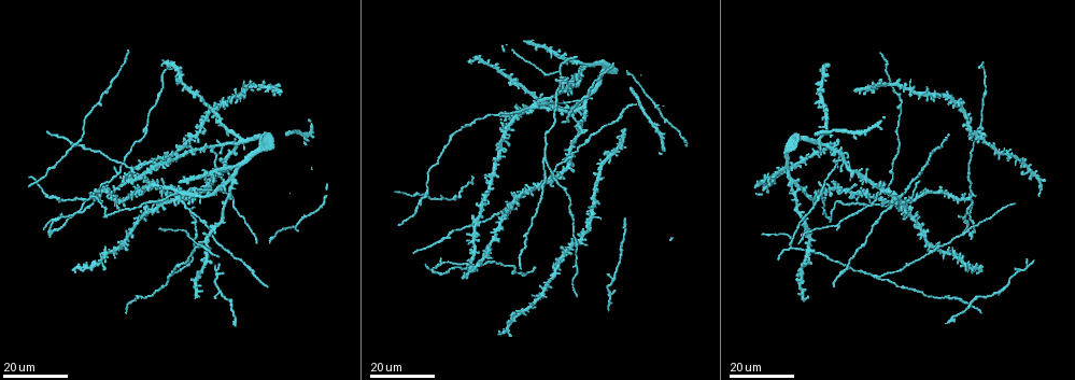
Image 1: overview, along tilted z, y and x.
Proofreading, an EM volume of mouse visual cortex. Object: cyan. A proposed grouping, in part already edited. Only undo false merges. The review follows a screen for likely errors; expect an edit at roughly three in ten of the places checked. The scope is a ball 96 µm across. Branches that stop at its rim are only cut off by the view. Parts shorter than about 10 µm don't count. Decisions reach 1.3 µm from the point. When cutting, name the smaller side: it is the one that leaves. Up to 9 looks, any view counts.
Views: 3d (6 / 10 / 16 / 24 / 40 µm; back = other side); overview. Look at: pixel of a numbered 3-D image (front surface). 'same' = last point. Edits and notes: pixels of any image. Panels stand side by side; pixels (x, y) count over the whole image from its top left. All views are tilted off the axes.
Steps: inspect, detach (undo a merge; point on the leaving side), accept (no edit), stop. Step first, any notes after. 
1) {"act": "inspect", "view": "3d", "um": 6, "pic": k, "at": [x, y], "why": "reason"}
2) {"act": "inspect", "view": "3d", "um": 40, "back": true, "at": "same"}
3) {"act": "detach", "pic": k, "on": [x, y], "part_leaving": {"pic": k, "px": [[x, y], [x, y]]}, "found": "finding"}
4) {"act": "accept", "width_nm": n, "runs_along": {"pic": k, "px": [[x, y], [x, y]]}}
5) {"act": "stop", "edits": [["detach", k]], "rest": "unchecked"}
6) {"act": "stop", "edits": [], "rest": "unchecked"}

{"act": "inspect", "view": "3d", "um": 24, "pic": 1, "at": [531, 108]}

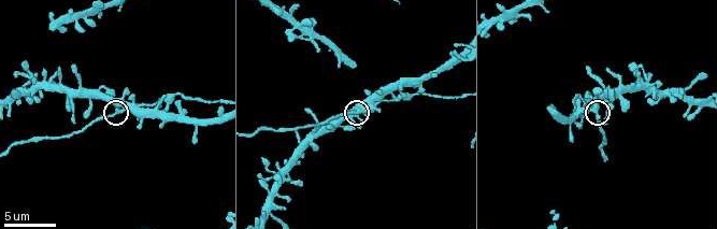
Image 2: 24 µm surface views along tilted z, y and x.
{"act": "inspect", "view": "3d", "um": 6, "pic": 2, "at": [358, 111]}

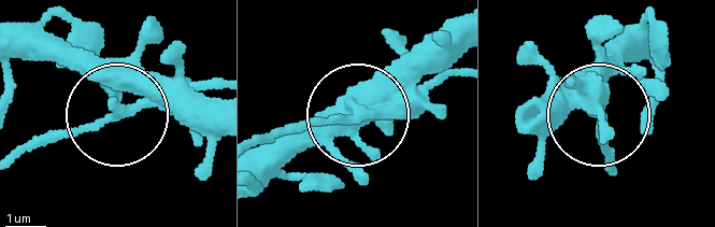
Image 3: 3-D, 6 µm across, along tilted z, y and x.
{"act": "inspect", "view": "3d", "um": 6, "back": true, "pic": 3, "at": [111, 112]}

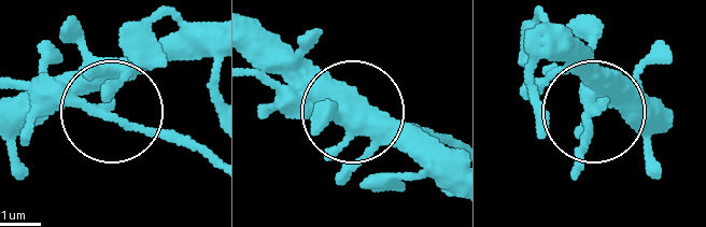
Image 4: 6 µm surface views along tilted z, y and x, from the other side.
{"act": "accept", "runs_along": {"pic": 4, "px": [[17, 105], [107, 107], [212, 158]]}, "found": "one neuron here"}

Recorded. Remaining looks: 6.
{"act": "inspect", "view": "3d", "um": 24, "pic": 1, "at": [580, 102], "why": "three-way junction"}

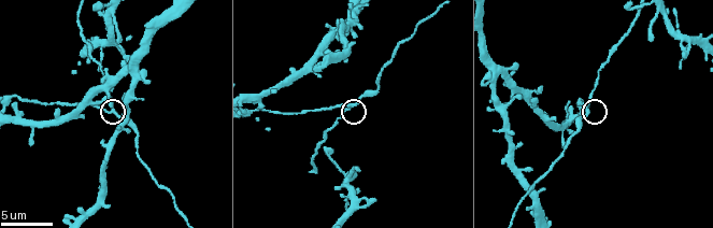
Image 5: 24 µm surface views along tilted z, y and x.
{"act": "inspect", "view": "3d", "um": 6, "pic": 5, "at": [112, 113], "why": "zoom in"}

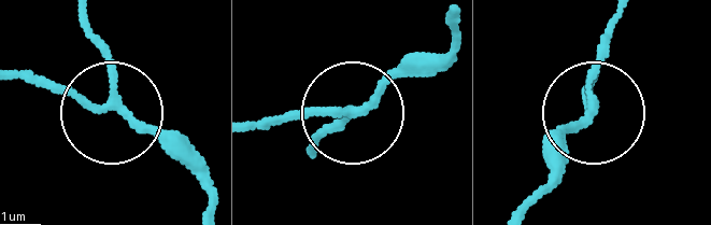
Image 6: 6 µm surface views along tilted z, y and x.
{"act": "accept", "arms": 3, "runs_along": {"pic": 6, "px": [[256, 126], [349, 115], [347, 106], [317, 145]]}, "found": "all the same neuron"}

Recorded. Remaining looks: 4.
{"act": "inspect", "view": "3d", "um": 16, "pic": 1, "at": [968, 197], "why": "looks like a crossing"}

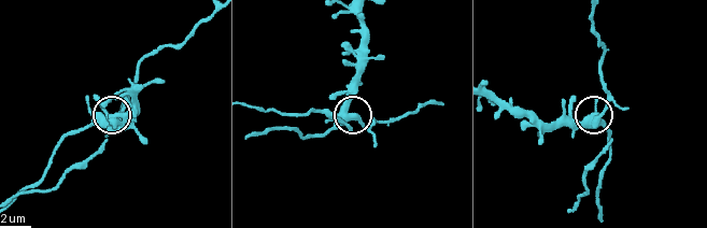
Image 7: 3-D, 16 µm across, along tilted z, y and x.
{"act": "inspect", "view": "3d", "um": 10, "pic": 7, "at": [595, 119], "why": "zoom in"}

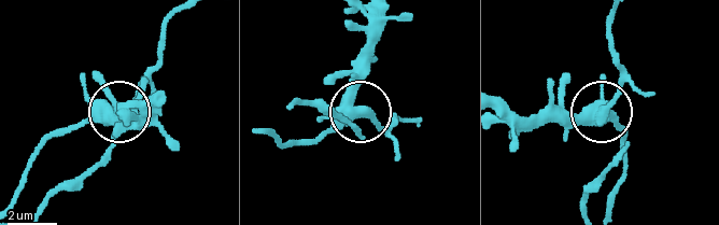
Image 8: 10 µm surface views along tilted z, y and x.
{"act": "detach", "pic": 8, "on": [69, 128], "arms": 4, "found": "two neurons meet here"}

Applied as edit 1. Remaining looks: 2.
{"act": "inspect", "view": "3d", "um": 24, "pic": 1, "at": [108, 214], "why": "sudden change in width"}

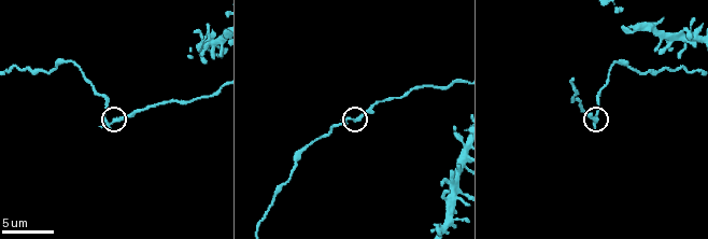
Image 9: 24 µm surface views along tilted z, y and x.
{"act": "inspect", "view": "3d", "um": 6, "pic": 9, "at": [109, 121]}

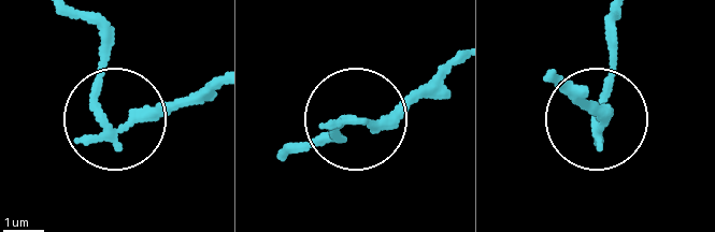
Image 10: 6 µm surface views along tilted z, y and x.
{"act": "detach", "pic": 10, "on": [98, 74], "width_nm": 240, "part_leaving": {"pic": 10, "px": [[109, 124], [93, 26]]}, "found": "a second neuron is stuck on"}

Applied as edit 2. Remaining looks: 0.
{"act": "stop", "edits": [["detach", 8], ["detach", 10]], "rest": "unchecked"}

